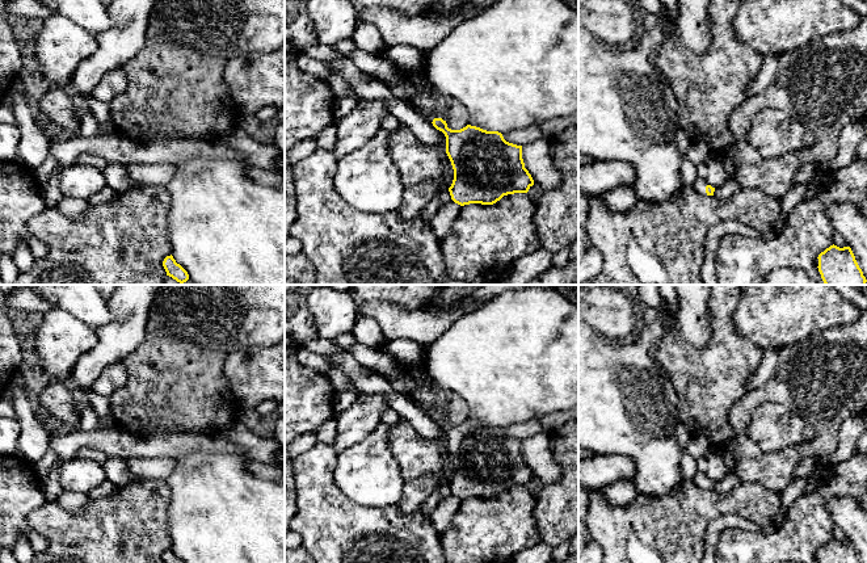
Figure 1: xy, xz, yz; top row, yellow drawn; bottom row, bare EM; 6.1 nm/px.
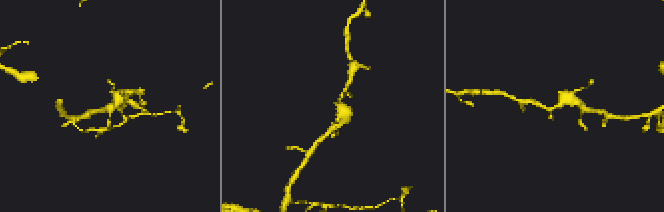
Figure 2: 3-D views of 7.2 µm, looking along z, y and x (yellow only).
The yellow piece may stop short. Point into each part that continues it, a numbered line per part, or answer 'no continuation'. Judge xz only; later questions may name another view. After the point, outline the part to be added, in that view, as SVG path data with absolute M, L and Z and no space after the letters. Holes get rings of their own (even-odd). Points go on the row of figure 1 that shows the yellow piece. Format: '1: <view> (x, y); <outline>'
no continuation

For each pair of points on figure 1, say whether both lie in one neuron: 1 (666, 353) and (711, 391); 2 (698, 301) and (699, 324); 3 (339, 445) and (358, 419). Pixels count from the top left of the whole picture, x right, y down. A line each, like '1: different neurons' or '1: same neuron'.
1: same neuron
2: same neuron
3: same neuron

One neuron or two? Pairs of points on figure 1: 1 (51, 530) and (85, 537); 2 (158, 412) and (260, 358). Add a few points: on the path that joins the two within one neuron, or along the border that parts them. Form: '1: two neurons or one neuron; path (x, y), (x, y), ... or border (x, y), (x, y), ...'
1: one neuron; path (59, 530), (63, 530), (70, 537), (78, 537)
2: two neurons; border (240, 348), (228, 356), (223, 366), (238, 404)

